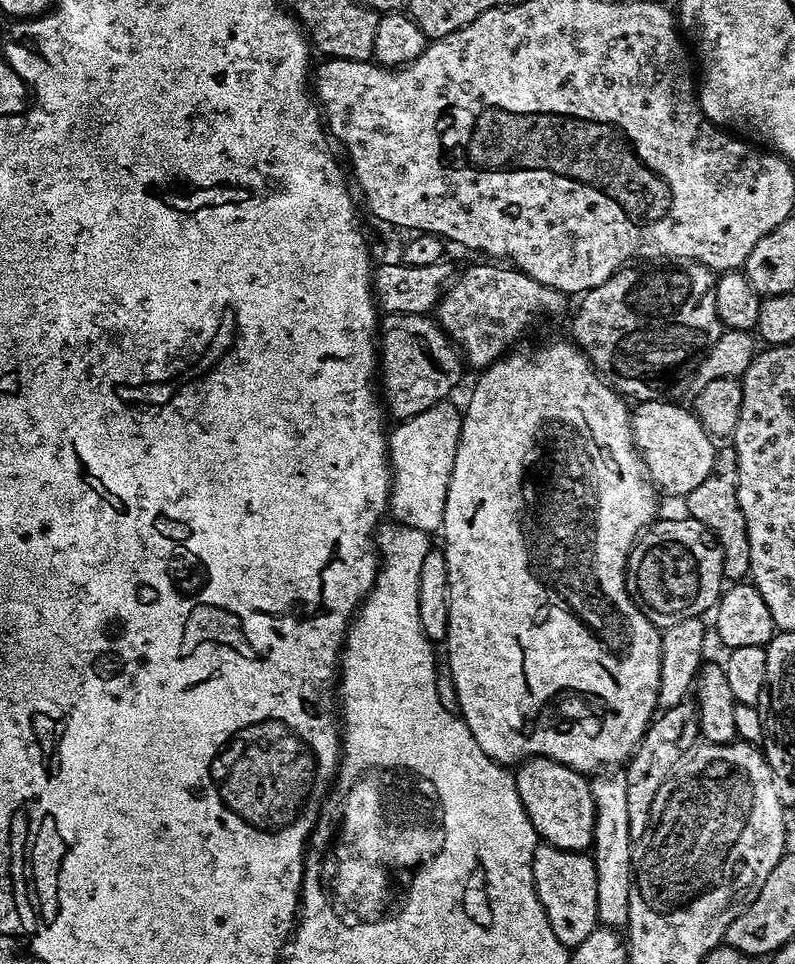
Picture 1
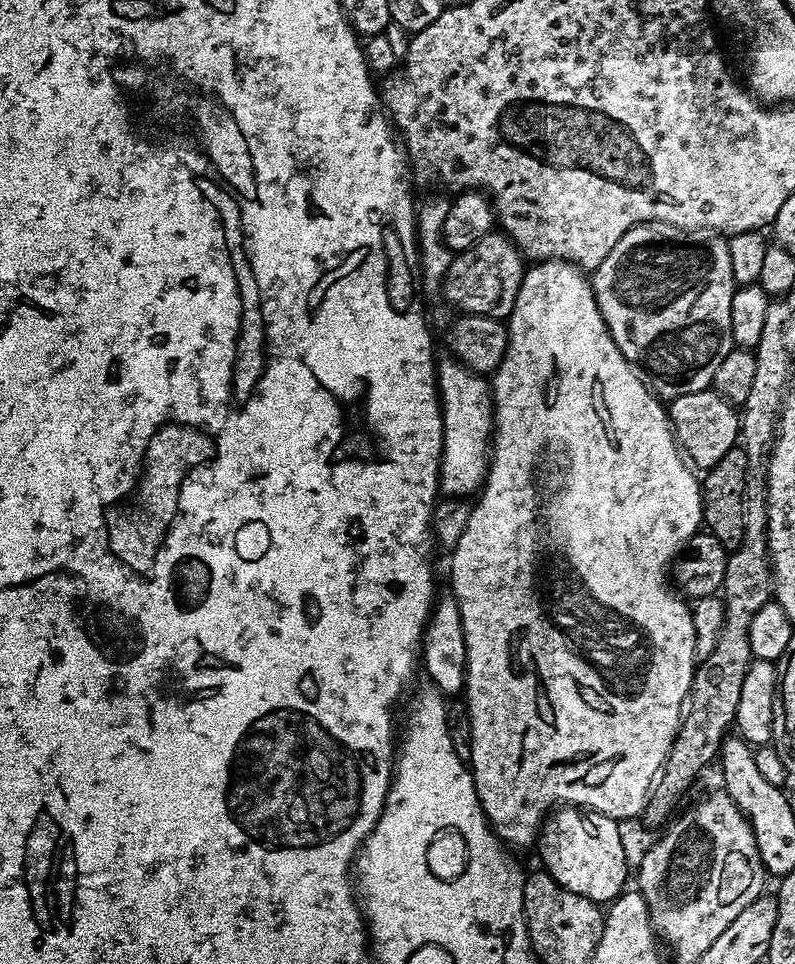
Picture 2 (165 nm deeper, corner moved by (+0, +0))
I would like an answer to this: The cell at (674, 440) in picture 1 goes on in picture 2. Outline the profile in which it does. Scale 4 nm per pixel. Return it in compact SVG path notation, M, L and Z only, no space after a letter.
M712 388L694 394L682 394L671 400L667 409L676 443L697 469L712 468L718 458L726 454L726 450L737 447L740 439L740 413L737 405L719 396Z

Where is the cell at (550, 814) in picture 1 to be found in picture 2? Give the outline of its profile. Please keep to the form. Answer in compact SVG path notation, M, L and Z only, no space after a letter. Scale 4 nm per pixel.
M576 806L557 807L542 825L543 871L549 872L566 890L582 894L582 898L590 898L595 904L607 905L625 891L624 883L628 880L628 852L620 828L617 821L601 812L585 814Z

